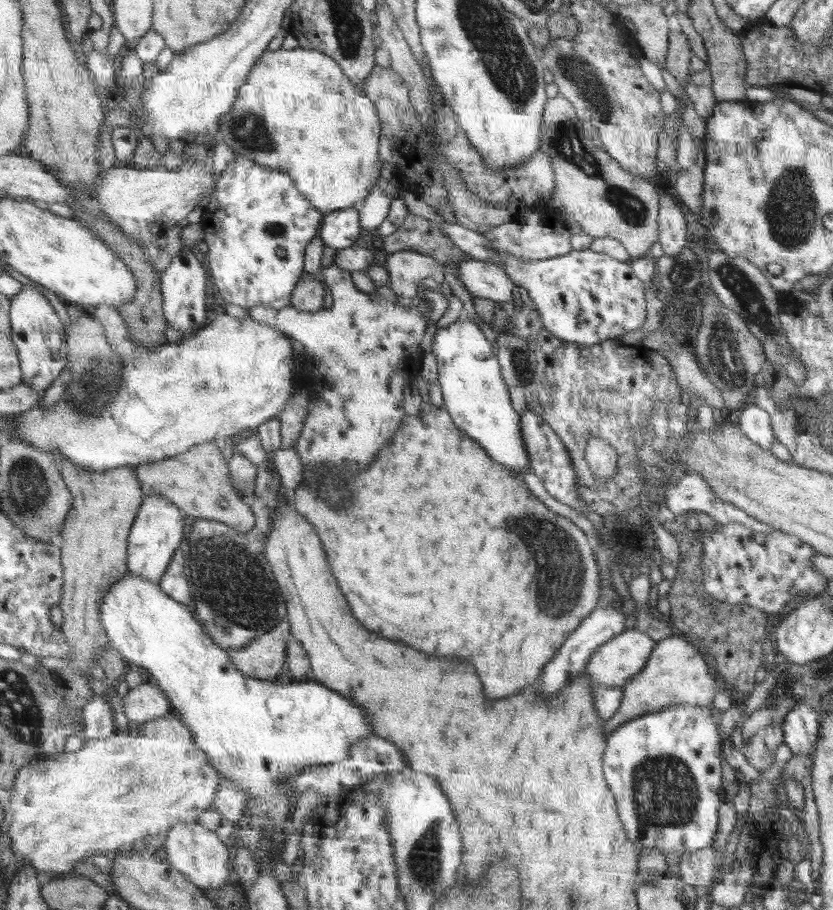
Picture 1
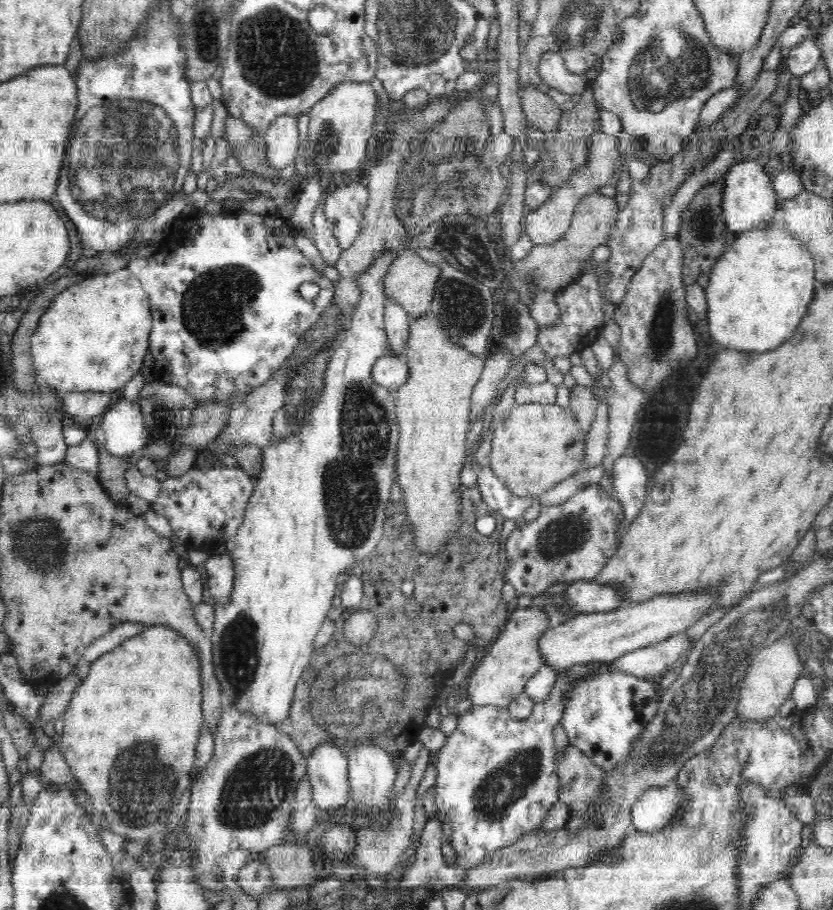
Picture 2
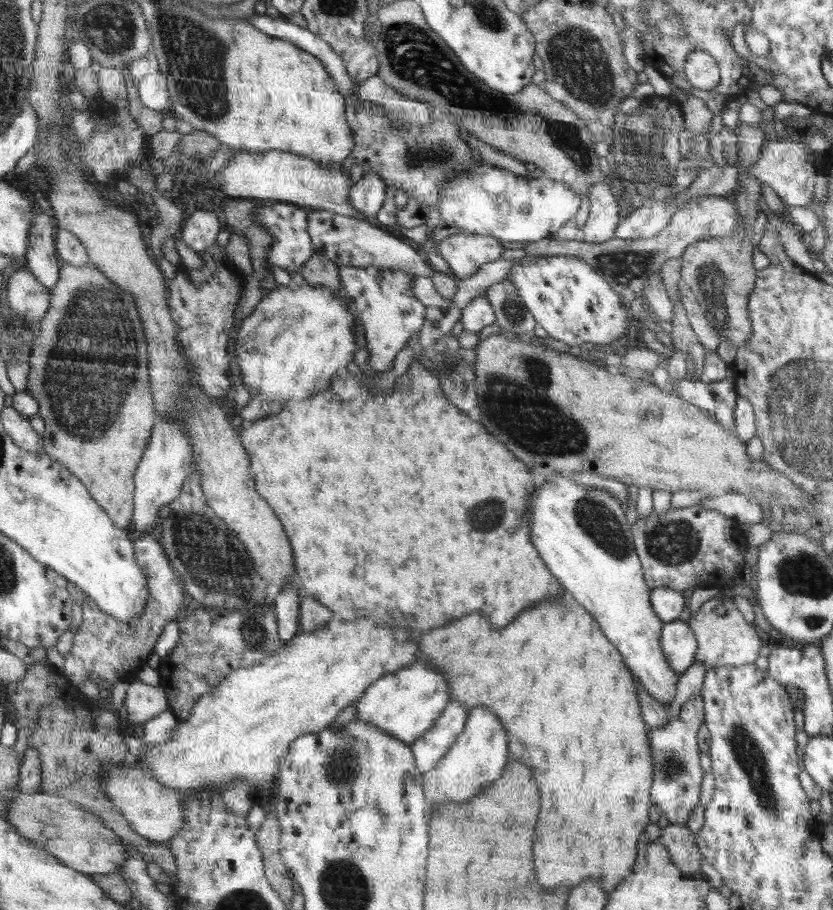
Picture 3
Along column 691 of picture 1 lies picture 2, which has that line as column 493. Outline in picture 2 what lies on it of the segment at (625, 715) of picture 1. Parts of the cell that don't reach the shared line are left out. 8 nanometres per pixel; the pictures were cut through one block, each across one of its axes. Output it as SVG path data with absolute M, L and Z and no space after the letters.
M538 606L516 609L505 624L506 628L497 635L490 652L476 666L472 678L468 681L468 696L472 706L495 705L508 707L520 693L524 692L526 683L540 667L545 664L537 650L537 640L550 627L549 618Z

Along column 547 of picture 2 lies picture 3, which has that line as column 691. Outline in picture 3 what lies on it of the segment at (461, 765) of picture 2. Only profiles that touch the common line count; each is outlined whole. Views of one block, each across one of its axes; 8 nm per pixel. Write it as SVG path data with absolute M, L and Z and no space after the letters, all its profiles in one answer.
M696 694L680 707L679 718L670 719L660 727L648 727L654 768L654 786L650 800L654 802L654 806L658 806L660 814L670 824L685 824L700 802L702 778L706 773L700 767L696 732L700 730L702 722L705 722L704 702L702 694Z

